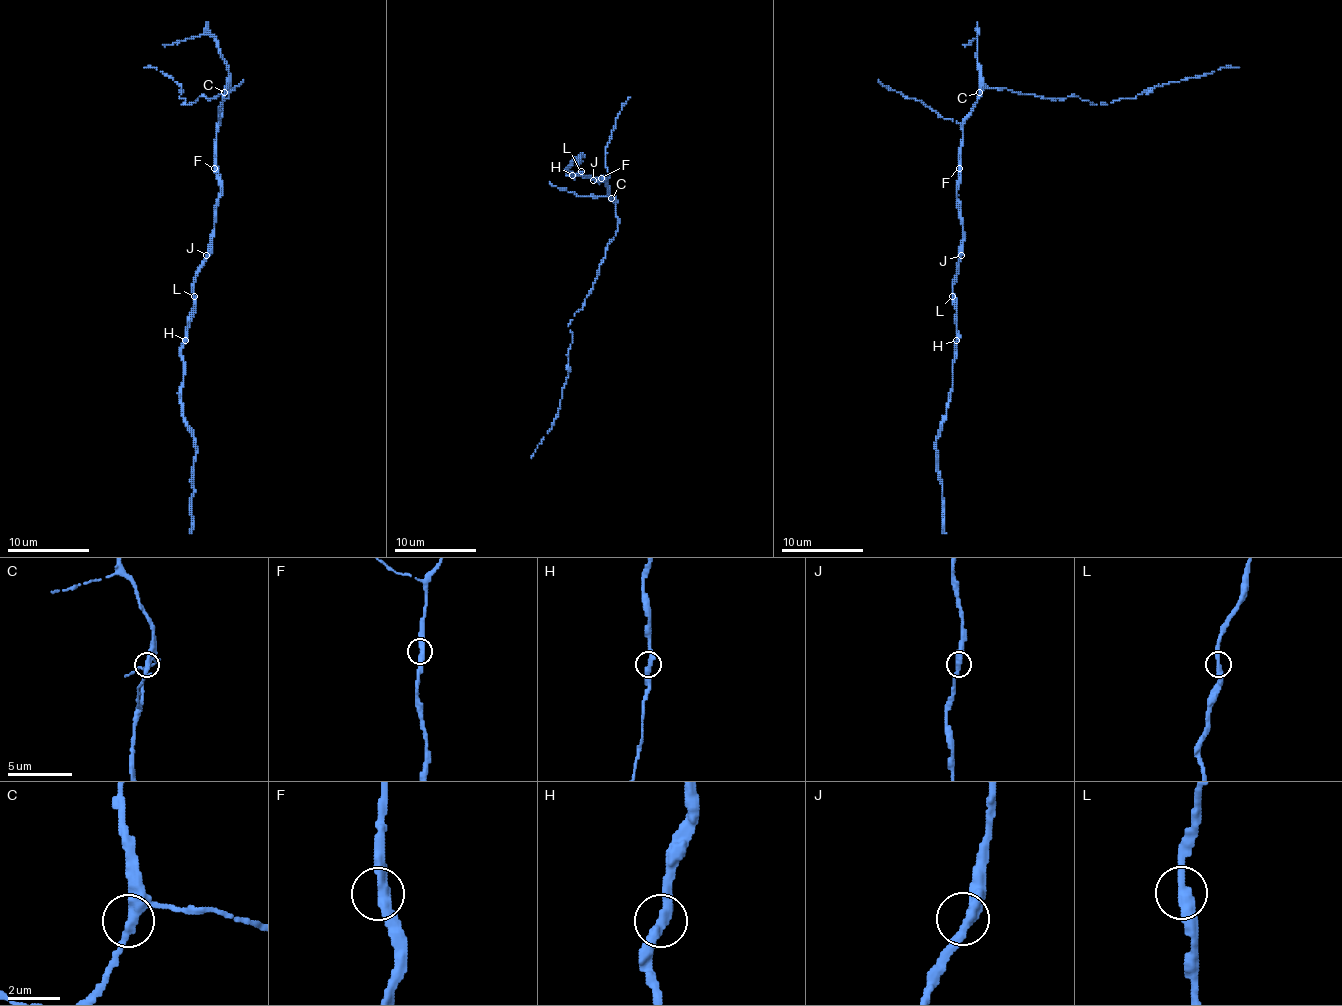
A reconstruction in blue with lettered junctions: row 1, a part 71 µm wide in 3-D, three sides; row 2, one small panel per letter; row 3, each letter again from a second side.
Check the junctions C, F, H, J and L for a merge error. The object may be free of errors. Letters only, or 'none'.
none

